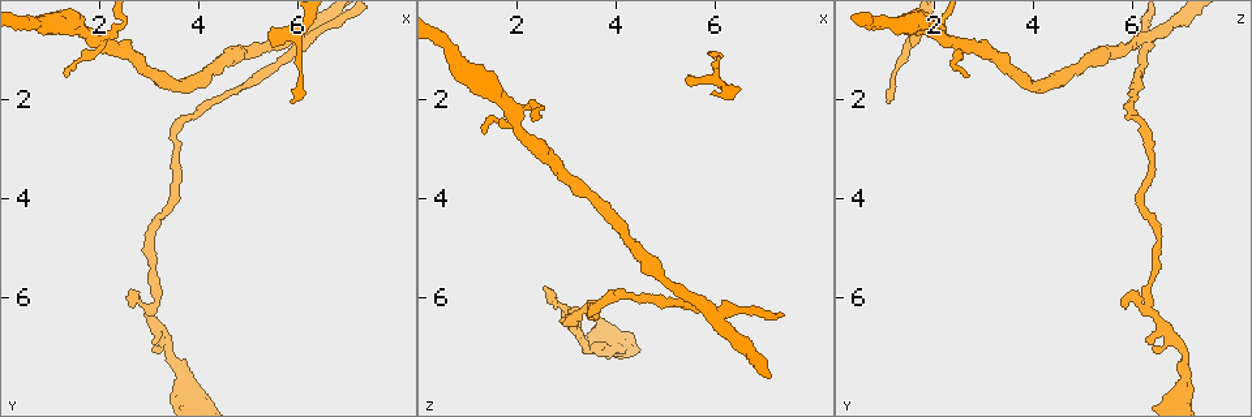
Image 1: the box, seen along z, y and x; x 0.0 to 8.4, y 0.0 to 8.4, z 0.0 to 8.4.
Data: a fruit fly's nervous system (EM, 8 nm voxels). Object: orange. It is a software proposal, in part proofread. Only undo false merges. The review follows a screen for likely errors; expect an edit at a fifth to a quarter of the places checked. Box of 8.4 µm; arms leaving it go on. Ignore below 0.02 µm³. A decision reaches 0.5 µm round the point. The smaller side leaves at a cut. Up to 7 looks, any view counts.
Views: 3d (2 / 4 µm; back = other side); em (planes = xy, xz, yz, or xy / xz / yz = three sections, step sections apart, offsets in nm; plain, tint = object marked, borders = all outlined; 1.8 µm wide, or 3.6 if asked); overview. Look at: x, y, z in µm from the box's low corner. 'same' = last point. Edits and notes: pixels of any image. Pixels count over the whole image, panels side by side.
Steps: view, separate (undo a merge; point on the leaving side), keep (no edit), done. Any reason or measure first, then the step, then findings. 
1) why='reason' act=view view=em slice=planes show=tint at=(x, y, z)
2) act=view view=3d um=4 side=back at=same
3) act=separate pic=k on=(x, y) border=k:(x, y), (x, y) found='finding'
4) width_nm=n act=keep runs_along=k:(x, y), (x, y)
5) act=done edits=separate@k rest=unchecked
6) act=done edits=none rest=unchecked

why='three-way junction' act=view view=3d um=2 at=(1.95, 0.85, 2.35)

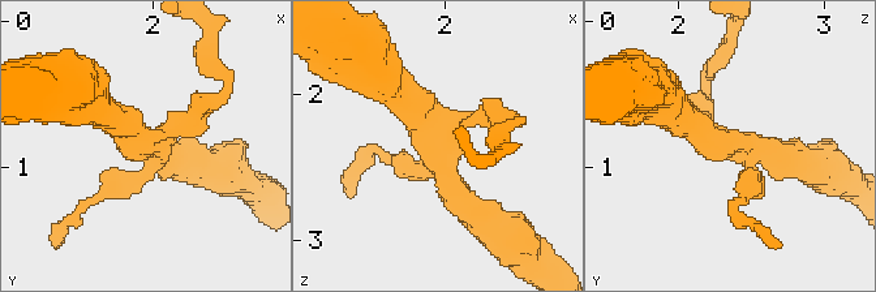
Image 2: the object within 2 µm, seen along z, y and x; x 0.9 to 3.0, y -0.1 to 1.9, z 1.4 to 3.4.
why='need the tissue' act=view view=em slice=planes show=tint at=(1.94, 0.82, 2.32)

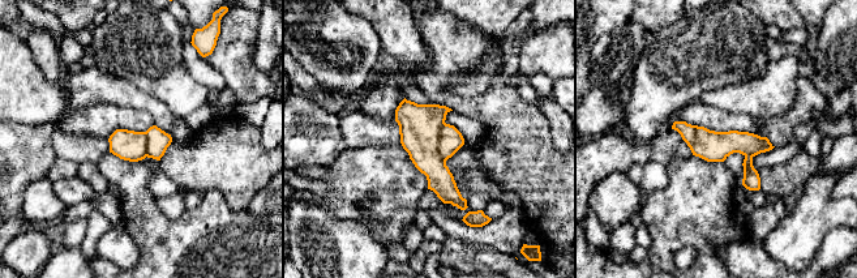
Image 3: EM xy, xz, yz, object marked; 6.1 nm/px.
act=separate pic=3 on=(450, 140) found='a second neuron is stuck on'

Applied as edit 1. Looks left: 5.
why='looks like a crossing' act=view view=em slice=yz step=16 show=tint at=(5.90, 1.10, 6.20)

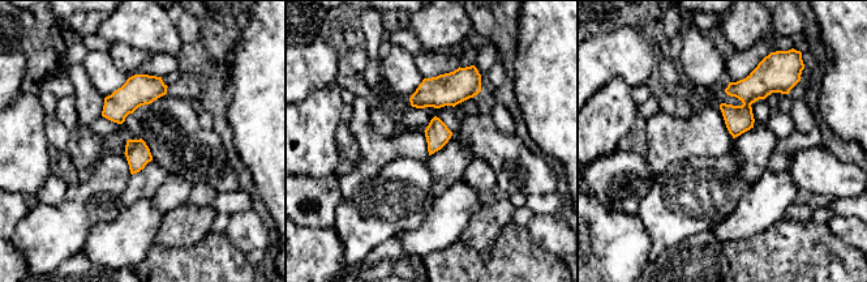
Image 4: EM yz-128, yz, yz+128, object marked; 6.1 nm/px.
width_nm=20 act=separate pic=4 on=(738, 119) border=4:(743, 103), (750, 105) found='a second neuron is stuck on'

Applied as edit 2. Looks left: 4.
act=done edits=separate@3,separate@4 rest=unchecked

